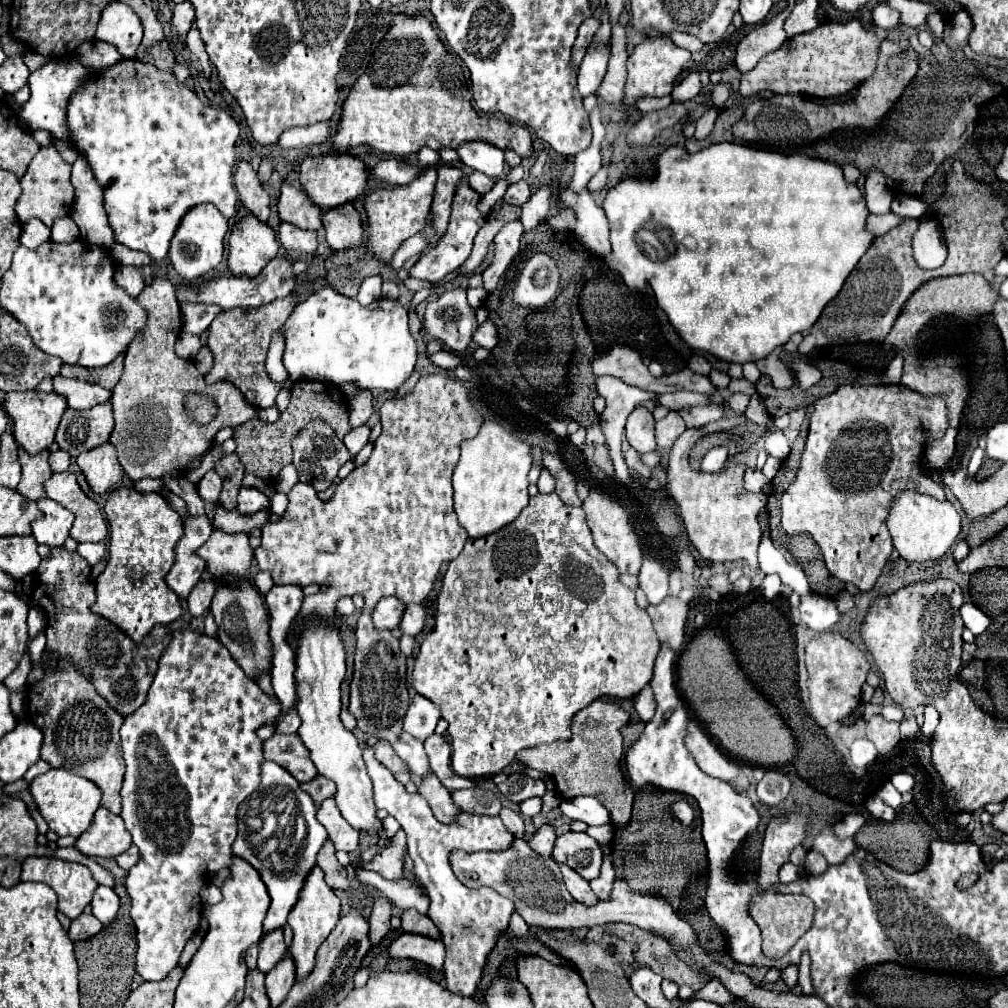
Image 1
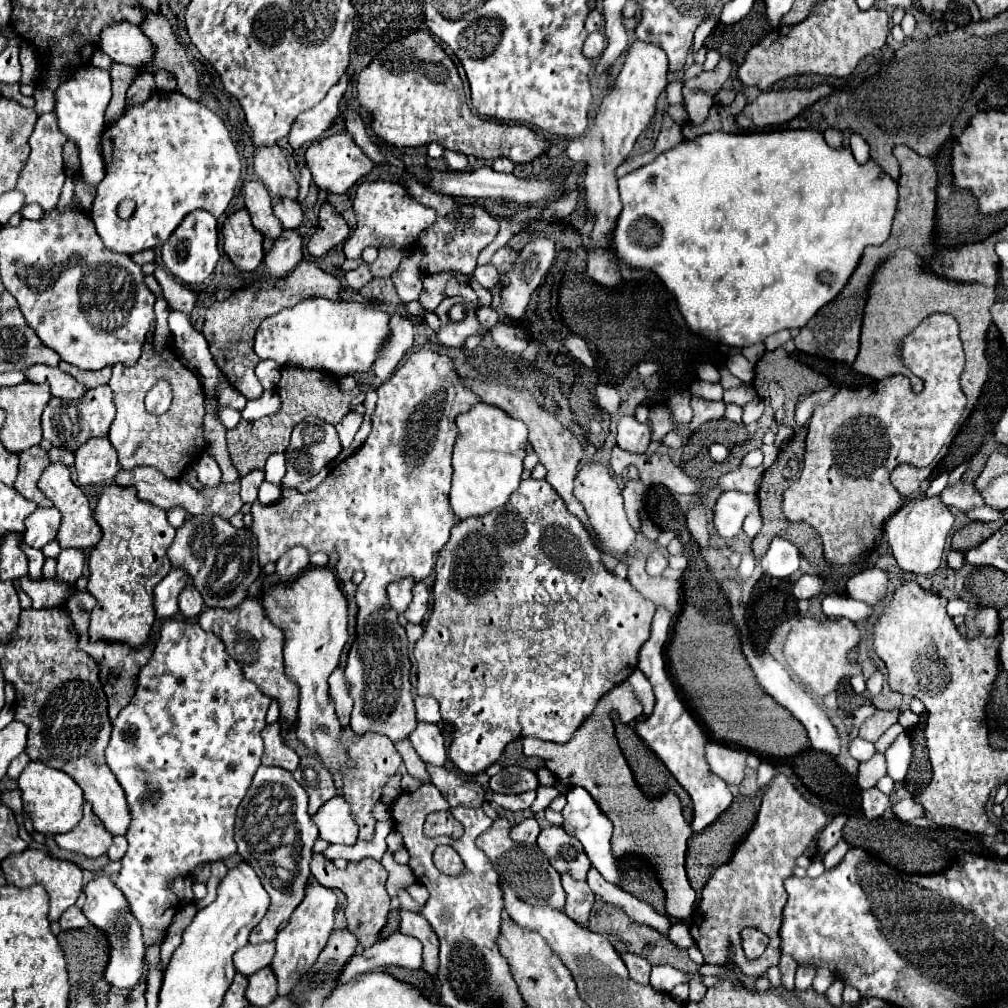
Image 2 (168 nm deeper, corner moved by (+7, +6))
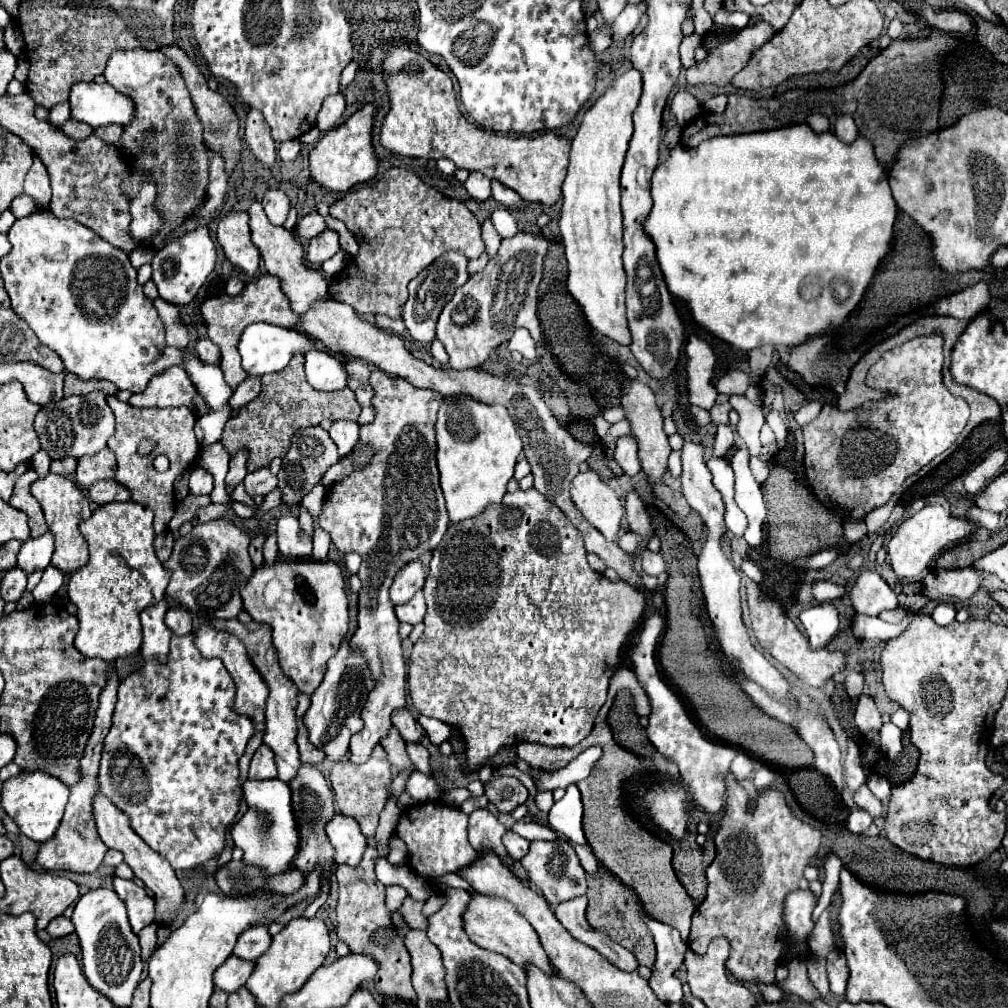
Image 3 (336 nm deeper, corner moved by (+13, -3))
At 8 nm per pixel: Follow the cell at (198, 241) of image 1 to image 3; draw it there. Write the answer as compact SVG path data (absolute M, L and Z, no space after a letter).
M197 227L195 231L189 231L185 235L173 237L171 241L165 243L163 249L159 249L151 261L153 267L153 281L159 289L159 295L175 305L185 305L189 303L199 287L207 281L209 273L215 269L217 261L217 251L215 243L211 239L211 233L207 227Z

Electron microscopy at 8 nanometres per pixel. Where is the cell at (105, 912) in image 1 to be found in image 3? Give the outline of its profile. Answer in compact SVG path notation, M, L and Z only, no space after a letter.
M93 889L79 897L73 917L75 933L83 949L83 973L93 989L109 997L115 1007L127 1007L141 981L143 961L139 939L127 921L127 907L111 889Z

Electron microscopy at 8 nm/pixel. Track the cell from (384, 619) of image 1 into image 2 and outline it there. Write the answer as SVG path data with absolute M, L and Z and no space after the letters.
M401 578L401 580L393 582L393 584L389 584L387 594L389 594L391 606L393 606L399 614L405 612L405 608L409 606L409 602L411 602L411 598L413 598L413 594L411 594L413 586L415 586L415 578Z

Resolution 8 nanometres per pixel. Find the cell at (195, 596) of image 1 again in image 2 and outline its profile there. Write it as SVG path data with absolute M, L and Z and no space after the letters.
M187 586L181 594L179 594L179 612L181 616L185 618L197 618L203 610L203 598L201 594L193 588L193 586Z

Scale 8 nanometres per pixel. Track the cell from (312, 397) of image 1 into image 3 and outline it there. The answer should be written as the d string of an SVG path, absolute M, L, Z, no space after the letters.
M297 355L285 367L281 373L263 375L263 387L257 401L241 407L241 411L229 419L221 443L225 445L229 457L233 457L237 451L247 451L247 471L253 473L257 469L263 469L271 463L275 457L285 457L289 449L291 435L297 427L309 427L319 425L323 419L347 419L356 421L360 414L360 406L356 400L355 393L348 387L337 393L323 393L315 391L307 379L303 369L305 359Z

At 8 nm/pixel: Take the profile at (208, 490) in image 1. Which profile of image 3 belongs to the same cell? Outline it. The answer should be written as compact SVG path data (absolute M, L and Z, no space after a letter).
M193 467L189 475L189 491L193 495L209 495L213 491L213 475L203 467Z

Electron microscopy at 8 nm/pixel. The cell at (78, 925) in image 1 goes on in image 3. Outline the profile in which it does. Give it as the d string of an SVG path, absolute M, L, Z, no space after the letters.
M59 915L57 919L53 919L53 921L47 925L47 933L49 933L51 937L65 937L65 935L69 935L69 933L73 933L73 931L75 931L75 927L73 927L71 919L67 919L67 917L63 917L63 915Z

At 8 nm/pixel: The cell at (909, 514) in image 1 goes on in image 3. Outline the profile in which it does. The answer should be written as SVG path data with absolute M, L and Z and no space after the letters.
M927 505L921 511L917 511L913 517L909 517L907 521L901 523L901 527L897 529L897 533L889 539L887 543L887 555L891 559L891 567L895 571L897 577L905 579L905 577L917 577L919 573L923 573L931 559L945 547L949 547L953 541L959 539L967 539L971 533L975 531L975 525L969 521L961 521L955 519L949 511L945 511L941 505Z

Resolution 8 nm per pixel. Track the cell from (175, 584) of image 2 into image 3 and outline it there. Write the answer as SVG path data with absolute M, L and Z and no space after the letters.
M161 599L157 605L151 605L151 607L141 611L141 625L143 625L141 655L143 655L143 663L151 661L151 659L159 659L163 663L167 659L171 631L163 621L165 613L167 613L167 599Z

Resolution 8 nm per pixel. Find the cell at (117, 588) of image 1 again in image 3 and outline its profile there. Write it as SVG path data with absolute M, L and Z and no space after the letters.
M105 503L93 511L93 515L79 525L81 535L89 543L89 561L85 567L75 571L69 579L69 601L73 601L79 609L79 633L75 637L75 647L85 657L97 657L105 663L113 663L119 657L131 657L139 653L141 649L141 621L139 613L149 607L151 603L157 603L165 595L165 587L169 583L171 571L165 571L163 563L155 555L153 547L153 513L135 503Z

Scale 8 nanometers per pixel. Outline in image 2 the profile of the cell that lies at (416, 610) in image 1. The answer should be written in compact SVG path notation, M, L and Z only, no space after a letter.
M417 582L413 588L413 600L405 610L405 616L413 624L421 624L429 610L429 586L425 582Z

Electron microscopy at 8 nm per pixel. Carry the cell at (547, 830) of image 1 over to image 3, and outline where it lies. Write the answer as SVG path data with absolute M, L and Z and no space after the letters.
M507 831L503 835L503 845L507 849L507 853L513 857L513 859L521 859L527 851L529 851L529 841L523 839L521 835L513 833L513 831Z

